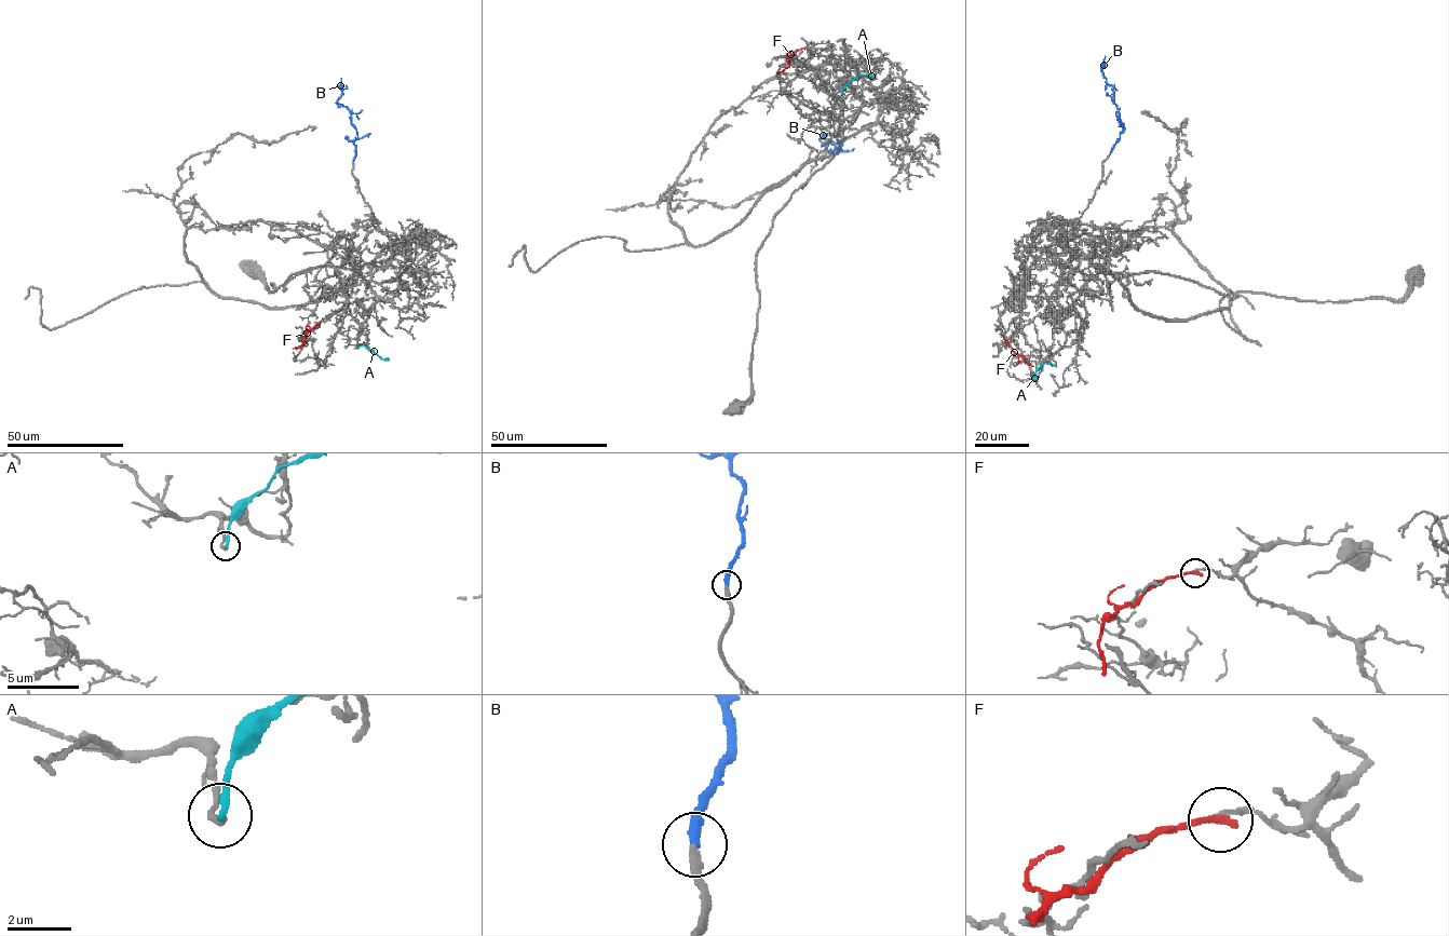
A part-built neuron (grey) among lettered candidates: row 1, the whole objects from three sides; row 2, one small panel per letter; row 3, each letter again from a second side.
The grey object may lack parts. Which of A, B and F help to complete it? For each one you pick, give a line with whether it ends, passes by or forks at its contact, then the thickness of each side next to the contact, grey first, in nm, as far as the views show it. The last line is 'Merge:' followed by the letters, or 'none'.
B: it ends there; 280 nm thick on the grey side, 340 nm on the other
Merge: B

